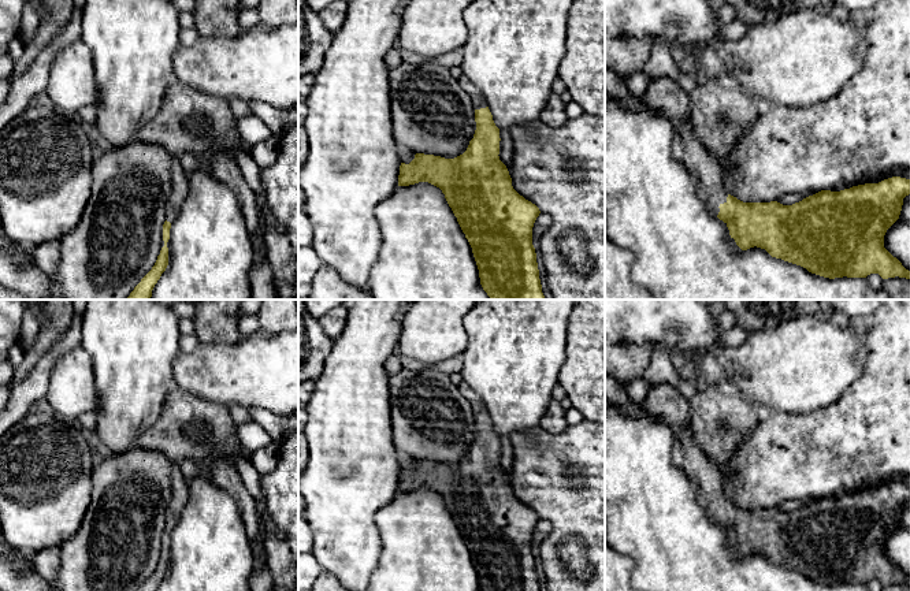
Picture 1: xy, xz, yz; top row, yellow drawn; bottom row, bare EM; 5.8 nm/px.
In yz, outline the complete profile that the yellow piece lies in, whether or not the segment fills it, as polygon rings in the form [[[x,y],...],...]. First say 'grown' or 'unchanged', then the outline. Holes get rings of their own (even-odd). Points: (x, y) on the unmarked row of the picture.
grown; [[[669,427],[683,449],[683,469],[698,486],[699,505],[727,531],[731,544],[742,557],[757,553],[772,564],[829,586],[866,584],[870,580],[879,580],[883,586],[910,586],[910,577],[884,554],[884,542],[899,525],[903,505],[910,501],[910,486],[892,483],[840,498],[821,497],[792,512],[777,508],[743,509],[724,497],[717,464],[706,457],[691,434]]]

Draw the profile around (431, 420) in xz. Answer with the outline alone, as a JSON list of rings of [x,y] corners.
[[[404,368],[390,376],[390,394],[393,443],[398,453],[445,465],[454,465],[467,457],[476,436],[475,415],[450,375],[431,368]]]

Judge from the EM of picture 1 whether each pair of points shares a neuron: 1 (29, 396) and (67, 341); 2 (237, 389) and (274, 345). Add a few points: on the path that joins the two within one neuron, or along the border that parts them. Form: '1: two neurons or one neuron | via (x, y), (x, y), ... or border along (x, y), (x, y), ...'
1: one neuron | via (37, 382), (43, 367), (54, 355)
2: one neuron | via (248, 378), (270, 356)

